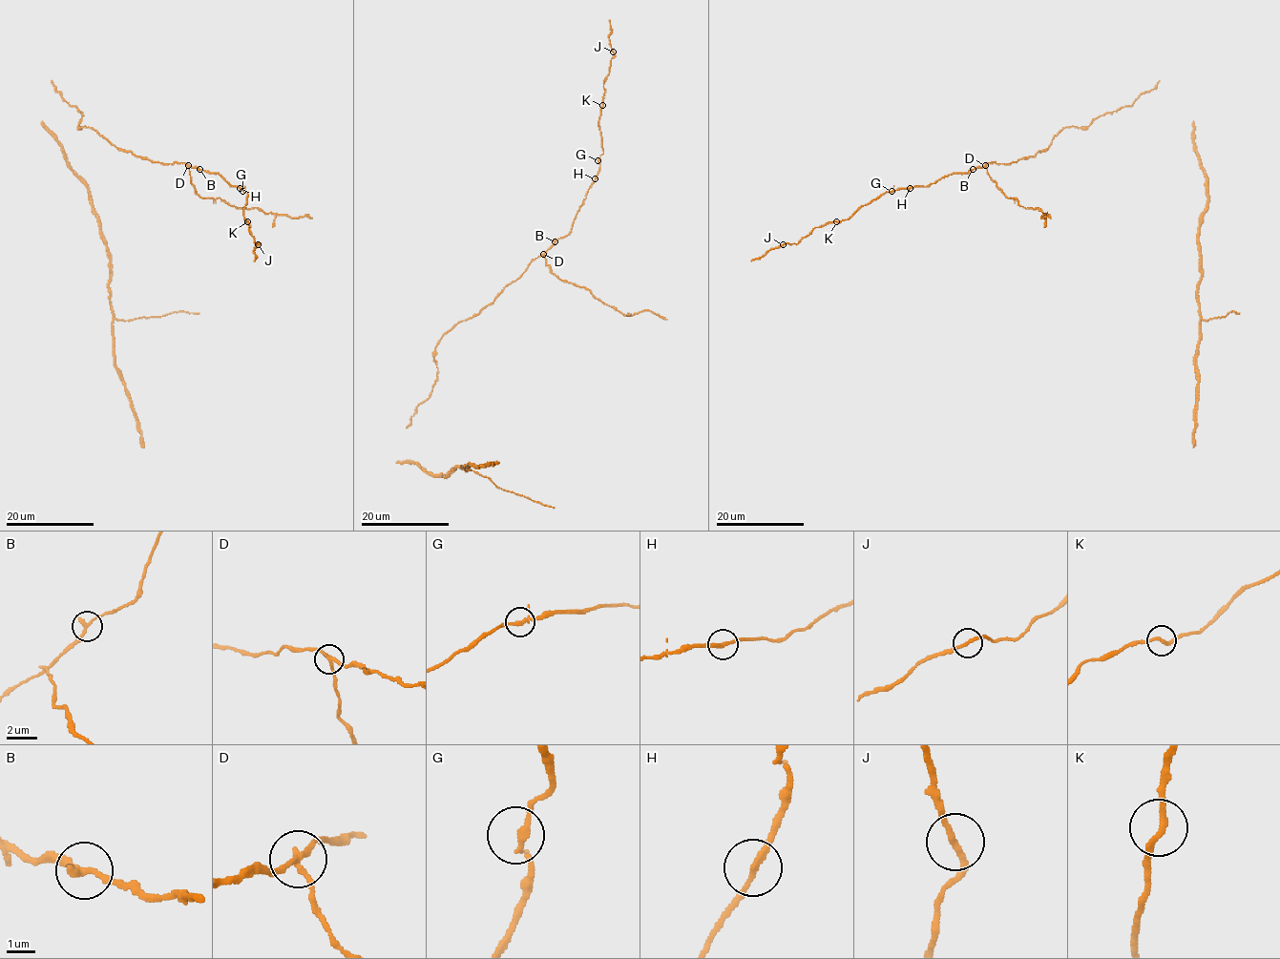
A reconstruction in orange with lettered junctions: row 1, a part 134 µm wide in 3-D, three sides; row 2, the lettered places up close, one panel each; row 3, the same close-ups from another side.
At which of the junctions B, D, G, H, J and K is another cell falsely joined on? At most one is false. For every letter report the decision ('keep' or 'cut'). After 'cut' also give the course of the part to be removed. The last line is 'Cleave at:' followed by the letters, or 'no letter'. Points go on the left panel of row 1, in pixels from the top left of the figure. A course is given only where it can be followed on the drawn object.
B: keep
D: cut | (188, 166), (190, 182), (202, 198), (220, 198), (239, 208), (258, 207), (264, 213), (312, 218)
G: keep
H: keep
J: keep
K: keep
Cleave at: D

